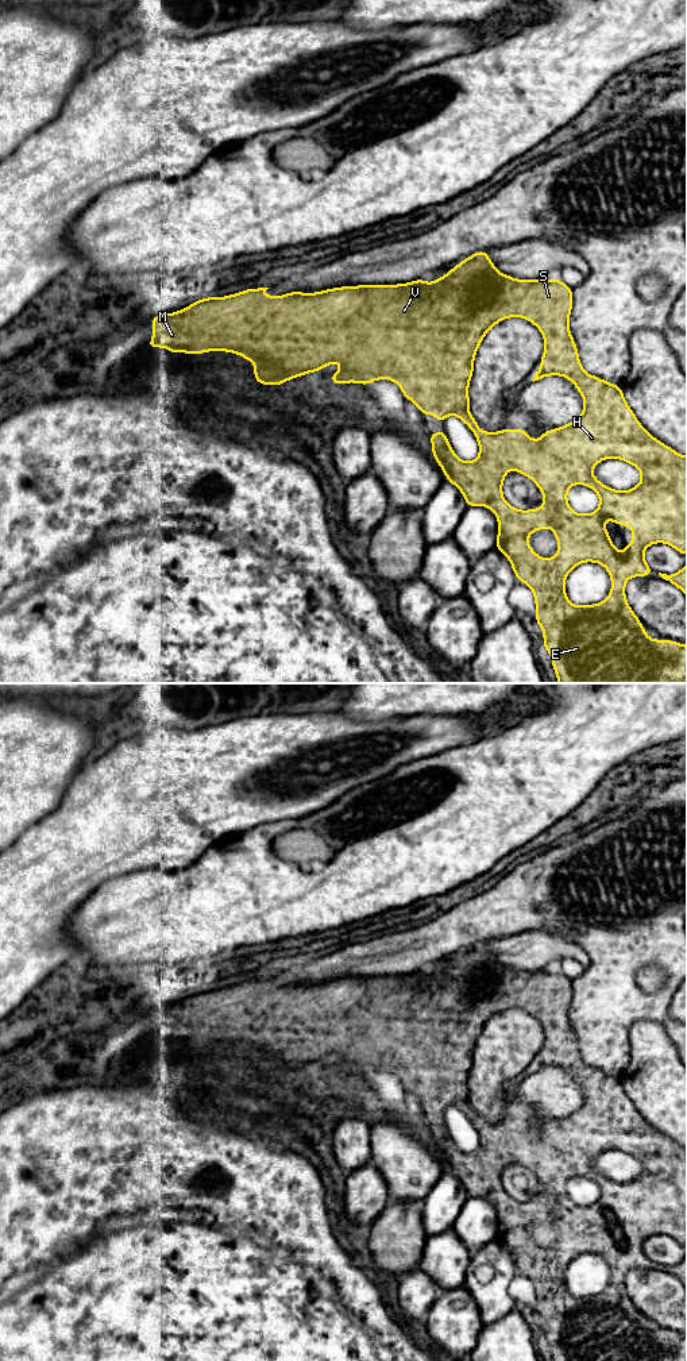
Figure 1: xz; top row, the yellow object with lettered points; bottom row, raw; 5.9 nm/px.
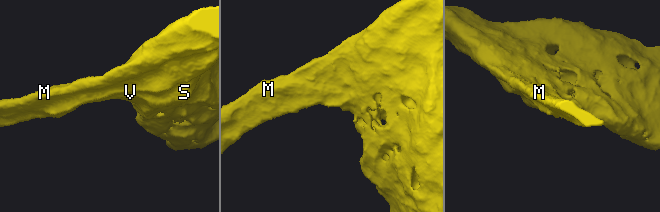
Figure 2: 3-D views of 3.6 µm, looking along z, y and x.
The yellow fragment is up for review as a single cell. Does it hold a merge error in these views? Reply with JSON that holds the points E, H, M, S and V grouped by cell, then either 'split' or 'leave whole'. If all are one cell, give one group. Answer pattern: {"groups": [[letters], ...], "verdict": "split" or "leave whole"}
{"groups": [["E", "H", "M", "S", "V"]], "verdict": "leave whole"}

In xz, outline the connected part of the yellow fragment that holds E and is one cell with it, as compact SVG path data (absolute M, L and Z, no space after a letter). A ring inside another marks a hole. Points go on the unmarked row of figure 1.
M487 941L485 942L478 942L474 946L468 948L467 951L462 952L456 959L451 960L447 963L447 965L443 969L436 969L432 975L427 975L422 968L417 972L408 973L408 975L400 975L400 976L359 976L359 978L343 978L343 979L333 979L328 982L321 982L317 984L301 984L301 983L292 983L286 984L281 988L278 987L271 987L266 988L265 983L269 979L258 979L258 980L247 980L236 986L220 988L220 990L212 990L207 988L202 991L196 992L194 995L175 1003L175 1005L167 1005L167 1006L157 1006L153 1011L150 1011L154 1026L148 1034L148 1040L155 1040L155 1038L165 1038L171 1042L171 1045L175 1044L188 1044L197 1046L200 1044L209 1044L213 1041L219 1042L228 1042L233 1044L238 1046L242 1046L247 1052L251 1052L255 1056L255 1063L254 1063L254 1069L260 1075L260 1076L282 1076L287 1071L293 1071L300 1067L305 1067L306 1064L313 1064L313 1063L320 1063L325 1057L339 1053L341 1060L332 1065L329 1069L332 1071L333 1076L339 1075L347 1075L347 1073L356 1073L356 1075L363 1075L368 1076L373 1072L377 1071L390 1071L394 1072L395 1075L400 1076L404 1088L406 1091L412 1091L420 1100L421 1106L433 1106L437 1113L443 1114L443 1111L447 1107L455 1106L458 1107L463 1114L466 1114L470 1121L474 1123L478 1134L479 1134L479 1148L475 1152L471 1153L463 1153L456 1148L454 1141L451 1140L447 1126L443 1122L431 1125L431 1133L432 1133L432 1145L435 1150L437 1152L439 1157L441 1161L445 1164L445 1171L448 1171L451 1175L454 1175L464 1187L467 1199L475 1198L475 1196L483 1196L489 1200L491 1200L498 1210L498 1229L497 1229L497 1235L495 1238L507 1248L516 1269L521 1273L524 1273L526 1277L529 1277L534 1285L534 1293L537 1299L537 1306L536 1306L536 1314L541 1318L544 1323L544 1333L543 1338L551 1345L552 1347L552 1357L553 1361L687 1361L687 1337L682 1337L678 1333L671 1333L671 1331L653 1331L649 1330L648 1326L645 1325L641 1312L637 1310L637 1307L633 1304L630 1298L626 1293L625 1288L625 1275L629 1269L633 1268L648 1268L653 1264L653 1261L645 1254L644 1252L644 1242L647 1241L648 1237L653 1234L667 1234L672 1237L676 1242L679 1242L683 1248L687 1245L687 1148L680 1146L679 1144L674 1142L668 1137L663 1136L660 1131L655 1130L652 1126L647 1123L647 1121L640 1115L640 1113L636 1110L633 1102L630 1098L626 1095L625 1088L622 1086L621 1077L620 1076L613 1076L609 1075L599 1068L588 1067L580 1056L579 1046L578 1046L578 1040L576 1036L571 1028L570 1018L568 1018L568 1010L570 1005L572 1000L572 980L568 979L566 975L563 975L557 968L555 971L533 971L533 972L525 972L525 971L514 971L510 967L501 965L494 955L489 951L487 948ZM507 1009L524 1009L533 1014L543 1025L544 1028L544 1045L541 1048L541 1057L536 1063L536 1068L532 1071L539 1072L547 1067L563 1067L567 1071L572 1072L579 1084L582 1086L584 1091L584 1100L582 1106L571 1113L570 1115L545 1122L539 1131L532 1131L528 1126L526 1122L524 1121L501 1121L499 1123L482 1123L479 1121L479 1115L476 1111L471 1107L468 1102L470 1096L470 1088L467 1086L468 1077L470 1077L470 1071L472 1068L472 1061L474 1061L474 1049L478 1042L479 1036L483 1032L483 1028L490 1022L493 1017L497 1014L502 1013L503 1010ZM609 1149L617 1149L624 1153L628 1153L633 1157L636 1157L642 1169L640 1175L626 1183L618 1183L614 1180L610 1180L605 1177L602 1173L599 1173L594 1167L593 1167L593 1160L595 1156L598 1156L603 1150ZM512 1160L514 1163L518 1163L526 1168L529 1168L543 1183L543 1192L544 1196L540 1200L530 1200L530 1202L518 1202L514 1198L509 1196L503 1191L502 1185L502 1173L507 1165L507 1161ZM576 1176L586 1176L591 1179L601 1190L601 1195L598 1200L590 1206L579 1206L574 1203L568 1194L567 1194L567 1181ZM609 1210L613 1211L614 1215L618 1217L630 1217L632 1218L632 1226L633 1226L633 1233L626 1237L624 1244L620 1244L611 1234L610 1227L607 1225L607 1221L603 1217L603 1212ZM543 1219L552 1219L555 1229L557 1230L559 1234L559 1242L553 1249L544 1250L540 1249L529 1237L528 1234L528 1227L534 1223L540 1222ZM583 1253L595 1253L602 1256L610 1265L611 1268L611 1283L610 1287L595 1296L584 1296L584 1298L576 1298L571 1295L566 1287L564 1281L564 1272L570 1262L576 1258L578 1256Z

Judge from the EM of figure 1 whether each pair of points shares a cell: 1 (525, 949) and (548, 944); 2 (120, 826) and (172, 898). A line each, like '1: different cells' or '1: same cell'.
1: same cell
2: different cells

